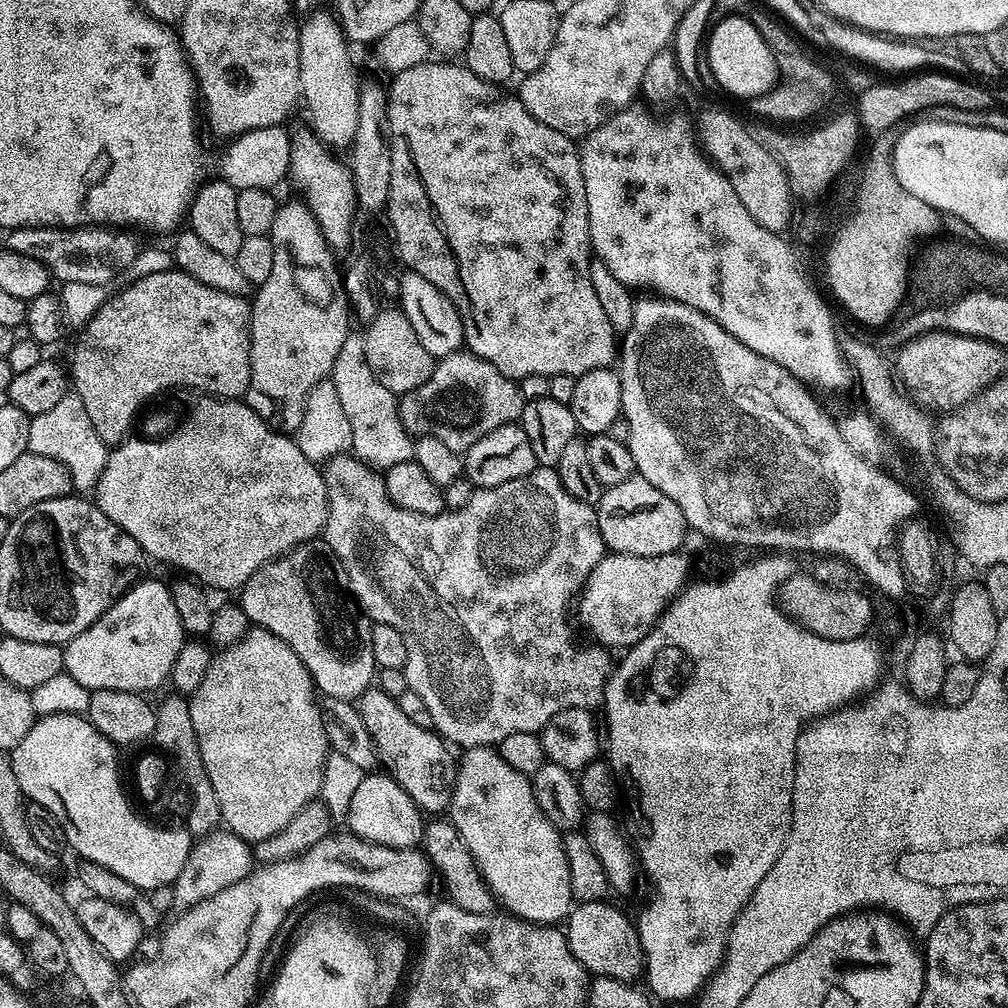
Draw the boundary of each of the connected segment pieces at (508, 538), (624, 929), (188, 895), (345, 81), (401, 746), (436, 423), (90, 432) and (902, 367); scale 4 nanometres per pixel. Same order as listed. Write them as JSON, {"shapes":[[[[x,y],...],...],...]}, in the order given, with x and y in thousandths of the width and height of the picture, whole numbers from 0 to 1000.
{"shapes":[[[[349,450],[330,452],[320,461],[319,467],[325,495],[325,509],[319,529],[320,539],[324,540],[329,551],[333,553],[353,598],[360,603],[366,616],[391,621],[391,625],[399,629],[400,635],[403,636],[400,674],[405,674],[404,682],[407,686],[415,688],[419,696],[423,696],[423,704],[427,704],[429,722],[445,739],[453,743],[456,741],[456,744],[492,740],[498,732],[506,728],[535,727],[542,720],[542,716],[546,716],[550,708],[558,708],[558,704],[591,704],[598,699],[599,683],[603,680],[603,672],[607,670],[609,662],[609,655],[603,652],[606,651],[604,644],[587,637],[583,637],[583,640],[570,639],[566,625],[560,618],[563,615],[563,602],[566,599],[568,602],[576,583],[583,575],[583,570],[601,550],[599,535],[593,526],[590,503],[581,498],[573,498],[573,494],[569,494],[569,490],[565,490],[562,482],[558,482],[551,463],[534,462],[529,468],[522,470],[522,474],[510,474],[510,478],[500,478],[498,482],[489,484],[472,484],[462,502],[441,506],[433,512],[420,512],[407,506],[399,506],[383,490],[380,471]]],[[[602,892],[593,895],[572,896],[564,905],[562,914],[562,928],[565,946],[573,950],[580,964],[588,969],[600,968],[627,976],[639,966],[639,943],[631,927],[630,916],[615,901],[603,897]]],[[[217,821],[199,830],[187,848],[181,864],[171,877],[173,895],[171,905],[179,908],[198,894],[210,890],[224,879],[239,874],[252,860],[252,845],[249,838],[236,828]]],[[[314,11],[304,26],[299,25],[298,29],[298,94],[300,103],[306,106],[306,115],[310,118],[309,130],[318,143],[324,143],[326,148],[344,148],[349,138],[353,136],[355,129],[355,97],[359,79],[353,76],[353,63],[349,61],[350,49],[347,42],[341,37],[341,31],[337,29],[337,21],[332,15],[324,11]]],[[[376,681],[360,687],[355,695],[355,705],[371,736],[376,757],[385,761],[382,762],[384,769],[391,771],[399,784],[411,792],[418,807],[443,807],[448,801],[452,779],[454,754],[451,749],[448,751],[449,743],[429,722],[420,722],[415,720],[415,716],[407,716],[407,712],[399,708],[396,693],[380,687]]],[[[457,347],[436,354],[427,375],[423,375],[423,379],[419,379],[415,387],[396,394],[398,423],[408,434],[430,433],[435,435],[435,438],[446,442],[446,446],[457,450],[463,448],[476,435],[482,435],[482,431],[486,431],[488,427],[494,427],[494,423],[513,420],[521,400],[513,378],[499,373],[487,359],[472,353],[467,347]]],[[[73,391],[65,392],[51,407],[30,415],[30,438],[28,445],[62,458],[71,472],[72,483],[79,488],[94,485],[104,458],[107,457],[108,443],[97,434],[81,397]]],[[[921,329],[918,333],[902,337],[888,350],[887,365],[896,388],[914,405],[947,407],[953,401],[965,397],[989,376],[988,360],[991,359],[992,352],[993,346],[983,337],[948,333],[945,329]]]]}

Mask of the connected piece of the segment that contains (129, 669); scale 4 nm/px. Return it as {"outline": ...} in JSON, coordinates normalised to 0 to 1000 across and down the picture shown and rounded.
{"outline":[[[143,573],[120,589],[88,623],[81,625],[81,629],[63,640],[63,667],[73,673],[73,677],[85,681],[88,687],[125,685],[151,688],[162,675],[164,678],[170,672],[173,653],[177,653],[177,645],[181,645],[184,634],[185,628],[173,602],[170,582],[159,575]]]}

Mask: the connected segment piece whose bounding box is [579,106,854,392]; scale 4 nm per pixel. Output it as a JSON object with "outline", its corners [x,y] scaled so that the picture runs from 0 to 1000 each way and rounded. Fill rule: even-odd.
{"outline":[[[624,105],[615,108],[614,111],[604,114],[595,126],[590,127],[582,135],[578,136],[574,144],[575,160],[577,161],[577,181],[581,181],[581,204],[585,216],[585,246],[590,257],[596,258],[624,288],[646,288],[656,295],[672,298],[712,319],[716,327],[720,327],[736,339],[736,343],[742,343],[756,355],[776,363],[789,377],[807,386],[818,385],[821,389],[833,389],[836,385],[846,384],[847,370],[840,357],[837,356],[834,334],[829,334],[829,321],[817,303],[817,298],[802,283],[800,275],[794,271],[794,262],[786,251],[786,246],[770,230],[765,230],[758,222],[753,222],[746,215],[744,207],[738,203],[738,194],[728,192],[728,185],[714,172],[710,164],[696,150],[686,126],[678,127],[671,123],[668,127],[654,127],[641,112],[638,106]]]}

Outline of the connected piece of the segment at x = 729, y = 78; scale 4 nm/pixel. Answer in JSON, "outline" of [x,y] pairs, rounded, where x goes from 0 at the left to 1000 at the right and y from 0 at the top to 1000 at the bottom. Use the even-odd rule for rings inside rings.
{"outline":[[[738,14],[722,16],[705,25],[700,36],[700,67],[724,94],[739,97],[760,93],[772,78],[770,56],[760,42],[758,32],[750,29]]]}

